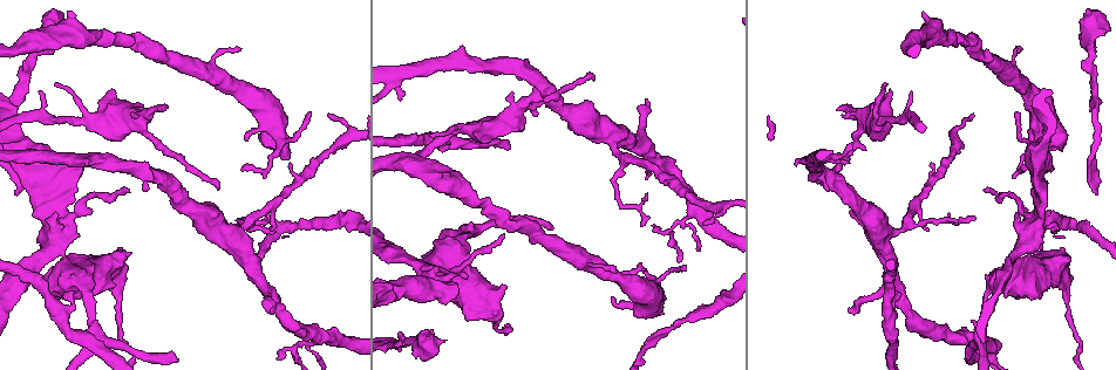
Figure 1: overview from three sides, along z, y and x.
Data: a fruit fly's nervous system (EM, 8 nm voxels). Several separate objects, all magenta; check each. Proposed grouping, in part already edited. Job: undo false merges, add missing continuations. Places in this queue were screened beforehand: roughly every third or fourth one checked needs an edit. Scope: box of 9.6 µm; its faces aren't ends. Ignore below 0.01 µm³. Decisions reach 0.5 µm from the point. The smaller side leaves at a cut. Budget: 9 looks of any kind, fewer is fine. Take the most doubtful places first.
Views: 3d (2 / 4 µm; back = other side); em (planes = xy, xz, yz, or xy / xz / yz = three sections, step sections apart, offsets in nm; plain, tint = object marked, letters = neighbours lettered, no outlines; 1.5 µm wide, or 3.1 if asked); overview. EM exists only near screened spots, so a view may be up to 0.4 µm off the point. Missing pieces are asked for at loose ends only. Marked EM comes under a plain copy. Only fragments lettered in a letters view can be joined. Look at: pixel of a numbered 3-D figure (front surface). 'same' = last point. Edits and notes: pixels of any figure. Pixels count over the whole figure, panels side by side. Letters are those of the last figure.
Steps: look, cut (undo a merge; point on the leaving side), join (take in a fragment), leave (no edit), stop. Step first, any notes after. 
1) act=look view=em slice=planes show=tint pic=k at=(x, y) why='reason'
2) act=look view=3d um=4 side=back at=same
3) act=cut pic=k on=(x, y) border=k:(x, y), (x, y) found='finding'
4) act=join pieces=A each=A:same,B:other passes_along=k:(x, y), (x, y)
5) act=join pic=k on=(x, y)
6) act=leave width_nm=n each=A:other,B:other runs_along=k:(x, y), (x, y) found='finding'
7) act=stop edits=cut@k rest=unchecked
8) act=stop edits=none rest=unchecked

act=look view=em slice=planes show=letters pic=1 at=(1087, 36) why='sudden change in width'

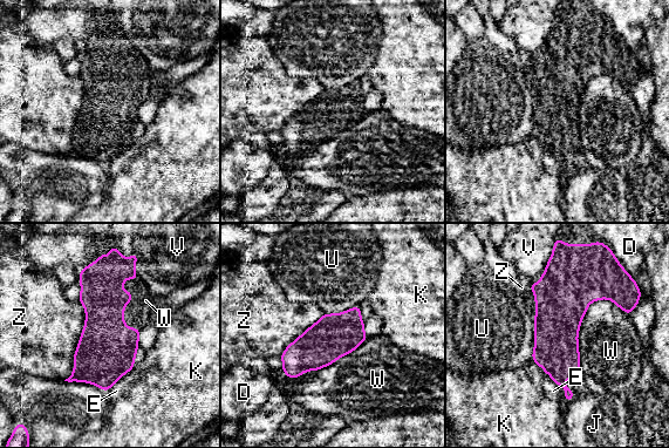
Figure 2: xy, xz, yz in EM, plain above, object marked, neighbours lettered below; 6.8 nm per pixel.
act=leave longest_contact=Z:550nm each=D:other,E:other,J:other,K:other,U:other,V:other,W:other,Z:other border=2:(609, 298), (581, 320), (580, 373) found='continuous, no second neuron'

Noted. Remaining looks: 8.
act=look view=em slice=planes show=letters pic=1 at=(984, 191) why='thin end'

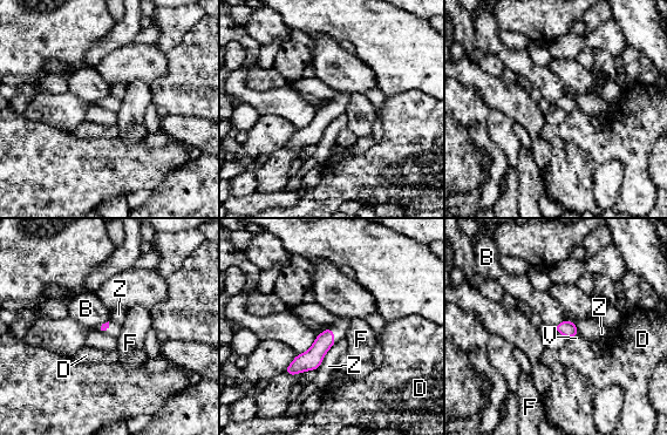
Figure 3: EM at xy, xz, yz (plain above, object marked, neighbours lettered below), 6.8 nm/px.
act=leave each=B:other,D:other,F:other,V:other,Z:other runs_along=3:(329, 333), (304, 362), (290, 371) found='none of them fits'

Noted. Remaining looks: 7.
act=look view=3d um=4 pic=1 at=(217, 190) why='long arm stops here'

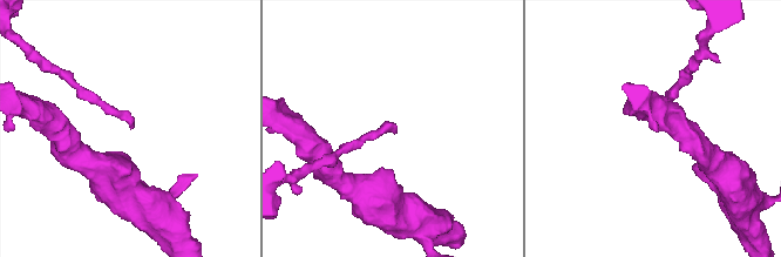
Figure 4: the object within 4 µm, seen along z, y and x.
act=look view=em slice=planes show=letters pic=4 at=(394, 133) why='need the tissue'

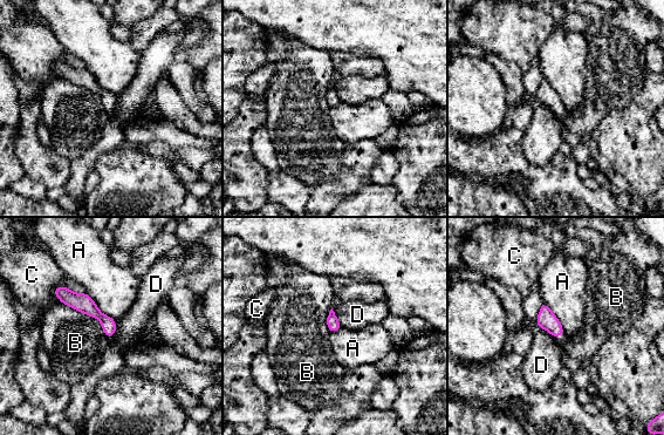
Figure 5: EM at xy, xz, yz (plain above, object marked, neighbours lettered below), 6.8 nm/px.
act=leave each=A:other,B:other,C:other,D:other found='no lettered fragment goes on from it'

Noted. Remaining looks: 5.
act=look view=em slice=yz step=4 show=tint pic=1 at=(457, 286)

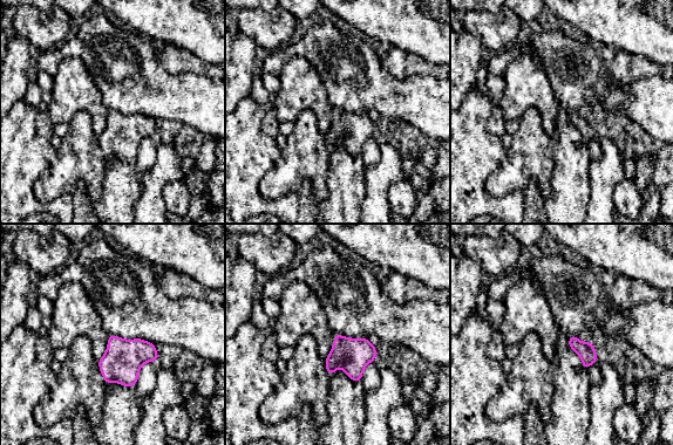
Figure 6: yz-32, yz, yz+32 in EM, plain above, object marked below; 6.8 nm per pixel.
act=look view=em slice=yz step=4 show=letters at=same

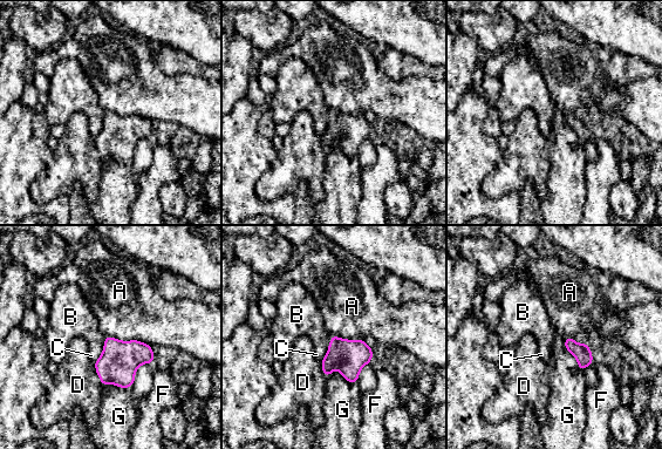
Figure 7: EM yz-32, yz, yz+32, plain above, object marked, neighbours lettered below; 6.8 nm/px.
act=leave each=A:other,B:other,C:other,D:other,F:other,G:other border=7:(326, 375), (336, 368), (357, 381) found='no lettered fragment goes on from it'

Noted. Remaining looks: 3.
act=stop edits=none rest=unchecked

